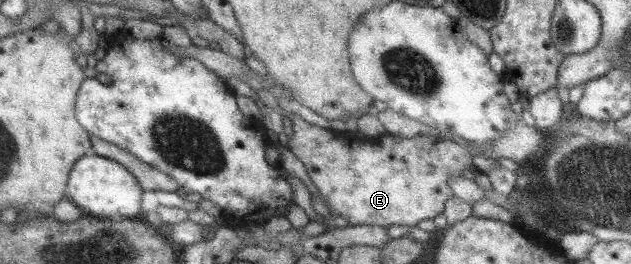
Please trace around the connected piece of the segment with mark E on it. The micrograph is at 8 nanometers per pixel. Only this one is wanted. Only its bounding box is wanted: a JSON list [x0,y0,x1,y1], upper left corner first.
[281,113,473,226]

